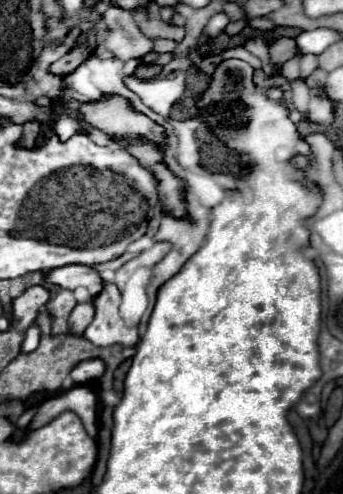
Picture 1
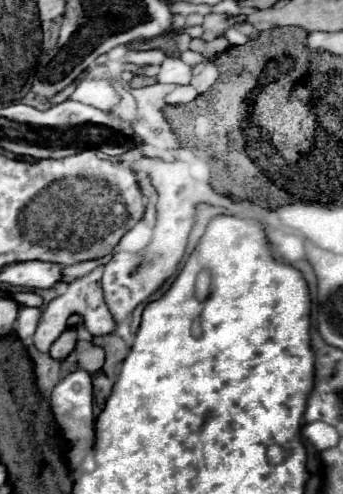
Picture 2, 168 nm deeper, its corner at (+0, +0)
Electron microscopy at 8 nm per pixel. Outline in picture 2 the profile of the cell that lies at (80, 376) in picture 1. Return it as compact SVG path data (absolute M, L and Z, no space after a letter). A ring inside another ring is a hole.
M77 369L73 373L69 373L67 377L63 377L51 395L51 409L55 413L55 419L59 423L59 427L63 429L65 439L71 443L71 451L67 453L69 459L69 467L73 471L77 471L77 467L81 465L81 461L85 459L87 451L89 451L89 443L93 439L93 377L91 373Z

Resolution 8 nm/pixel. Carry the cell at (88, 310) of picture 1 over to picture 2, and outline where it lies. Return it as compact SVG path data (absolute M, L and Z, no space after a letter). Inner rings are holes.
M77 325L67 327L63 331L63 335L59 335L59 339L51 345L49 355L53 359L65 359L75 349L75 345L77 345Z

